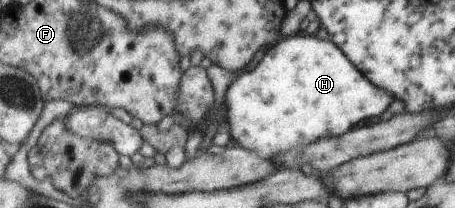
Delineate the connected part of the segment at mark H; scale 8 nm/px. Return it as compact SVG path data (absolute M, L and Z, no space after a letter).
M300 32L281 37L267 48L264 57L252 71L236 76L225 94L227 115L224 128L236 145L266 159L290 149L302 149L322 138L344 135L357 125L374 121L386 111L392 100L392 93L376 89L376 85L372 85L332 41Z

